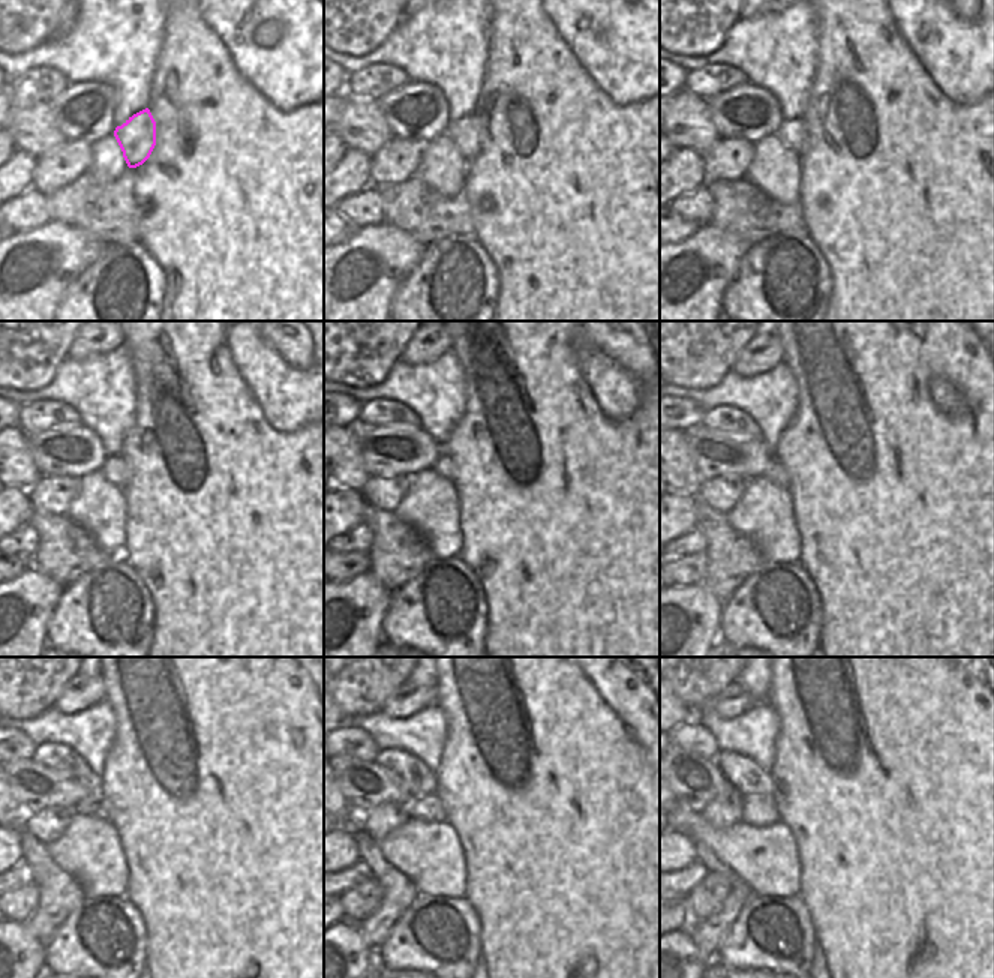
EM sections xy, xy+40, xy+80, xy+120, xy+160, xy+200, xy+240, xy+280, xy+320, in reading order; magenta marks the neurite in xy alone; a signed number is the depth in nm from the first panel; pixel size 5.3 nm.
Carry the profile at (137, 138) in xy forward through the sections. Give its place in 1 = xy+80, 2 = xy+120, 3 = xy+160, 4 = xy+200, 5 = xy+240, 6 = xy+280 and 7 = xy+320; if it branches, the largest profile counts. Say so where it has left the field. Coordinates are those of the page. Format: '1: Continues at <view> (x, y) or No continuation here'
1: Continues at xy+80 (792, 132)
2: Continues at xy+120 (114, 468)
3: Continues at xy+160 (444, 467)
4: Continues at xy+200 (777, 474)
5: Continues at xy+240 (95, 806)
6: Continues at xy+280 (426, 807)
7: Continues at xy+320 (759, 810).

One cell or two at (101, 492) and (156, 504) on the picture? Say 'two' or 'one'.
two

